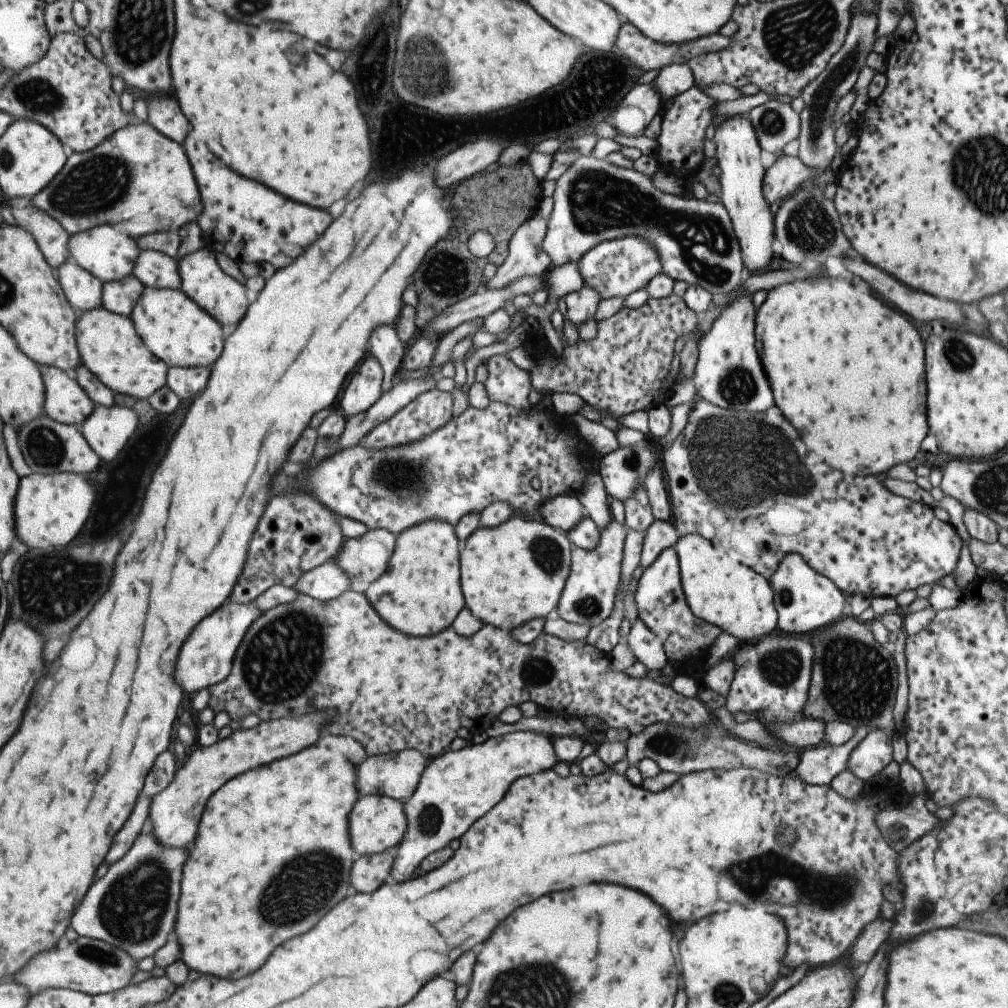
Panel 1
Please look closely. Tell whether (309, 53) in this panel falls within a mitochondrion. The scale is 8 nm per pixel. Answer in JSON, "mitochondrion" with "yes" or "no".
{"mitochondrion":"no"}

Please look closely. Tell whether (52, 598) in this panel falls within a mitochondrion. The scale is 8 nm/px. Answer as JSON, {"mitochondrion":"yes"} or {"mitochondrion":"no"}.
{"mitochondrion":"yes"}

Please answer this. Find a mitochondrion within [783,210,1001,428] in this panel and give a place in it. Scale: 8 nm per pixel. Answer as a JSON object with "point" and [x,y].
{"point":[961,357]}

